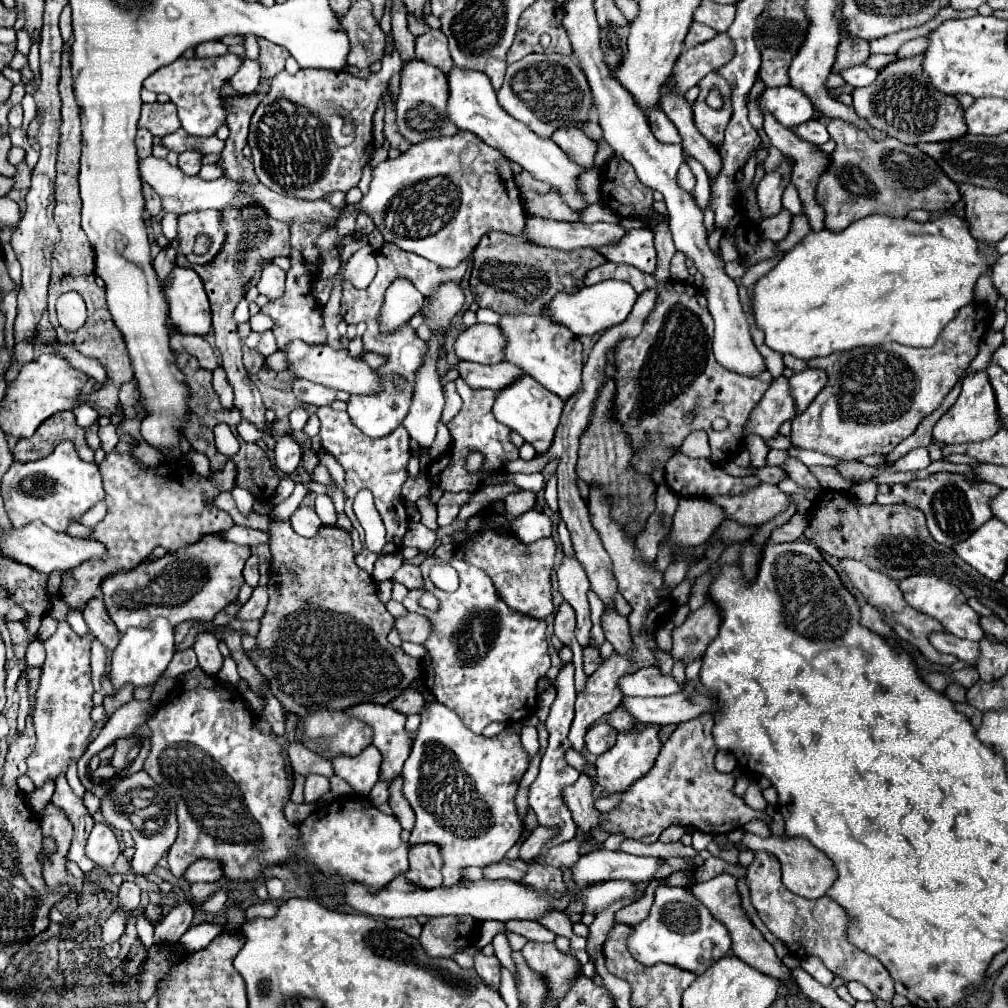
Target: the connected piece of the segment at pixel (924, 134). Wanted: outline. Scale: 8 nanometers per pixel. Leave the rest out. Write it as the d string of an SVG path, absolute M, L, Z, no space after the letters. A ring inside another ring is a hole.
M921 56L891 62L879 72L873 84L855 88L851 96L859 116L865 116L869 124L905 144L953 140L967 132L965 110L955 96L941 96L929 80L925 80L925 74L921 72Z

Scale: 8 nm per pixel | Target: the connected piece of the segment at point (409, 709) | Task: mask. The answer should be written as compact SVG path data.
M407 688L403 694L399 694L395 700L389 702L389 706L393 706L397 712L401 712L405 716L421 712L423 704L425 704L423 696L419 692L415 692L415 690L411 690L411 688Z

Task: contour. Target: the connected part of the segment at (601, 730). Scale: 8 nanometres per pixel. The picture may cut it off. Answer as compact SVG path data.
M597 722L587 730L585 746L587 746L587 750L591 754L599 756L599 754L603 754L605 750L609 750L615 744L615 738L617 738L615 728L611 728L607 722Z

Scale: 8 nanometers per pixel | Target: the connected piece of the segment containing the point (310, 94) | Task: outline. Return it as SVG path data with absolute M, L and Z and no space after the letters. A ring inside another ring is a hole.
M393 46L393 50L383 56L383 68L367 80L335 70L303 68L297 74L287 74L285 70L279 72L251 118L249 146L253 150L251 160L259 182L275 192L303 200L317 200L325 196L325 192L347 192L357 186L363 168L373 154L373 112L381 92L387 90L389 78L395 72L401 72L401 66L399 50ZM335 110L349 112L355 122L355 142L347 148L337 146L329 134L329 116Z

